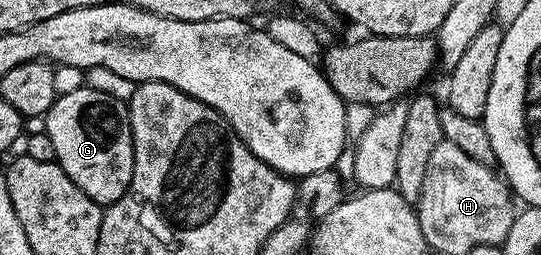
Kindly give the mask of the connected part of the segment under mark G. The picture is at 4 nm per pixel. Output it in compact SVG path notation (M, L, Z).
M80 85L80 90L60 93L45 115L45 132L55 148L55 161L100 206L112 206L121 200L133 180L135 149L131 135L131 115L124 99L97 92L92 86Z

